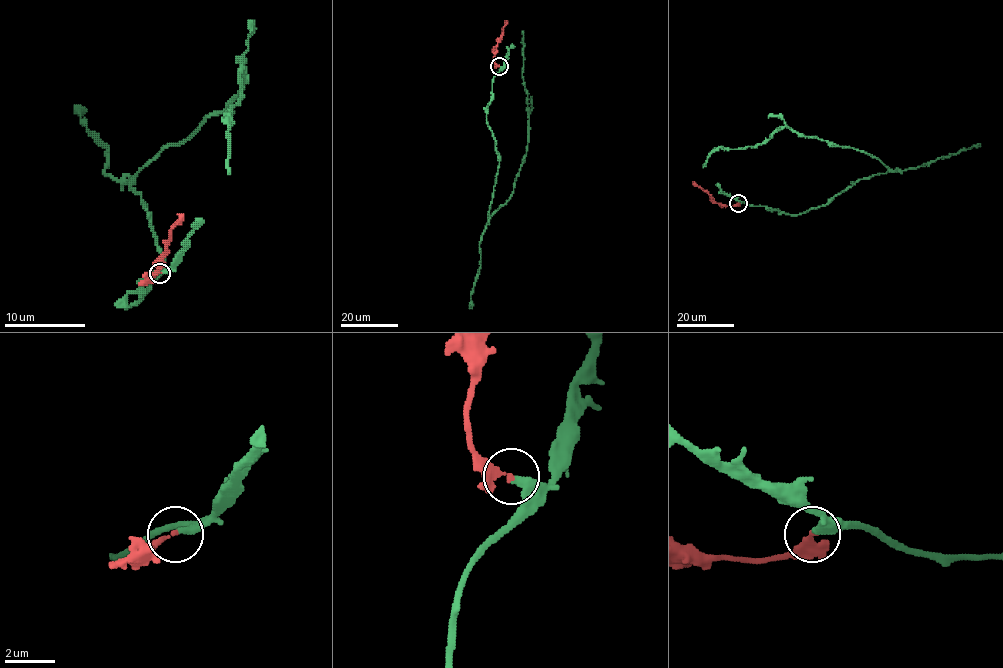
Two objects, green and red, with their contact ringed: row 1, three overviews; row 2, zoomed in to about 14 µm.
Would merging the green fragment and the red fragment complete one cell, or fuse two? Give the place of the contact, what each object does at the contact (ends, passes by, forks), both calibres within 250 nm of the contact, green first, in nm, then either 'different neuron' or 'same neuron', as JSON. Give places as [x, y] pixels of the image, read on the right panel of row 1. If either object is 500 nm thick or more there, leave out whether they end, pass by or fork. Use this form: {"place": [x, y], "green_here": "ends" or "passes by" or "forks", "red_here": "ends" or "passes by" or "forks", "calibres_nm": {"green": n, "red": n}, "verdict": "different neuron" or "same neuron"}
{"place": [738, 203], "green_here": "ends", "red_here": "ends", "calibres_nm": {"green": 380, "red": 240}, "verdict": "same neuron"}

